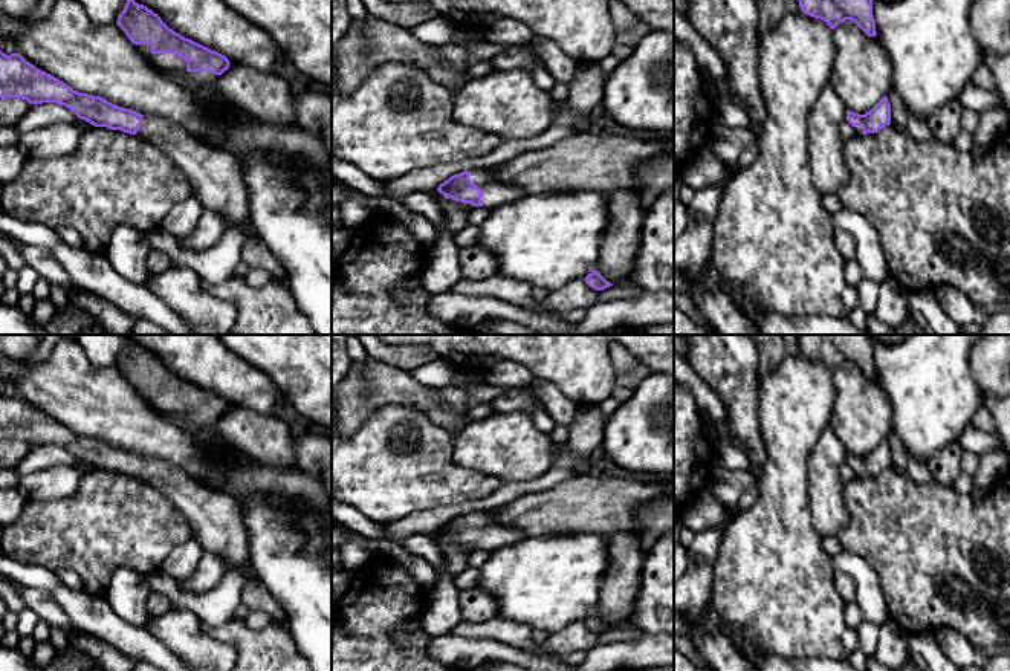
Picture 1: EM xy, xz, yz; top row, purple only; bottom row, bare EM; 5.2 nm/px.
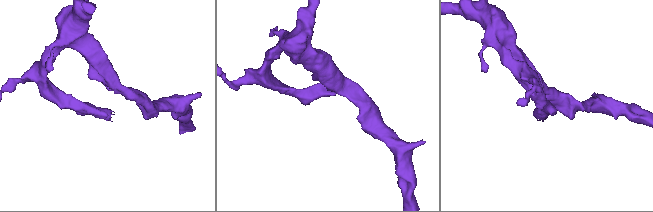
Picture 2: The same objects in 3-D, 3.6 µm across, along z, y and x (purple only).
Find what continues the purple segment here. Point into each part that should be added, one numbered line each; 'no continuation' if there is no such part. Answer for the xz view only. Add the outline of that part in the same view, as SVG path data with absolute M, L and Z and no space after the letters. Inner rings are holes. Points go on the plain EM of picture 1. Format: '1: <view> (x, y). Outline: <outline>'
1: xz (495, 535). Outline: M497 509L487 512L480 511L472 512L469 517L471 524L474 524L483 533L481 544L483 549L489 553L495 549L513 544L524 538L524 535L520 530L497 523L494 518L495 512Z

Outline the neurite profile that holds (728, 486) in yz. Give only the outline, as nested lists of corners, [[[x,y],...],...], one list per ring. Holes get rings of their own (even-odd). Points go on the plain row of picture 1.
[[[718,460],[707,481],[714,497],[727,509],[736,509],[740,498],[752,485],[758,486],[758,477],[753,477],[749,469],[727,469]]]

